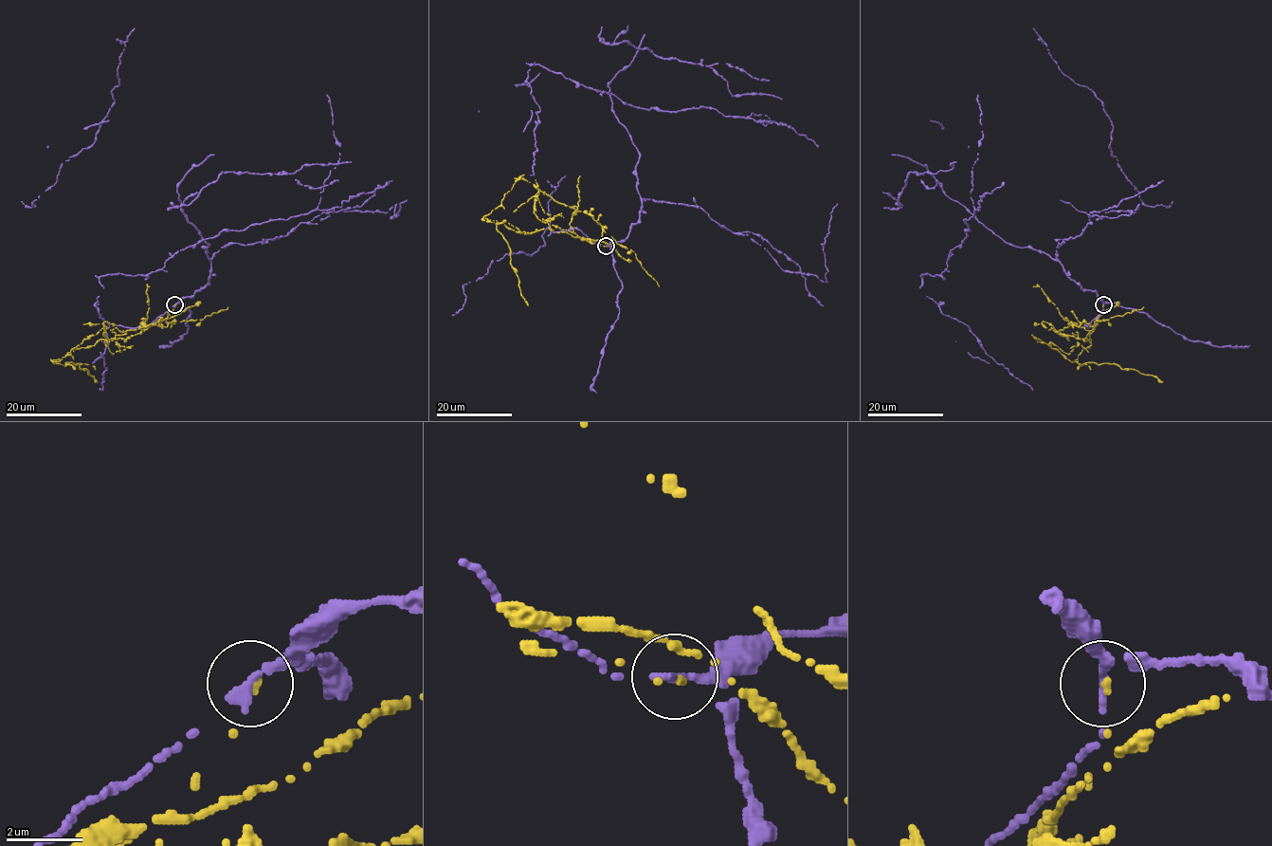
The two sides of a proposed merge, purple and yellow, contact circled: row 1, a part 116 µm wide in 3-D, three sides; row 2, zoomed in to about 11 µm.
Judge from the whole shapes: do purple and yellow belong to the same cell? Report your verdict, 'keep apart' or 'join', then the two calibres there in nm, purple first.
keep apart; 320 nm thick on the purple side, 130 nm on the other

